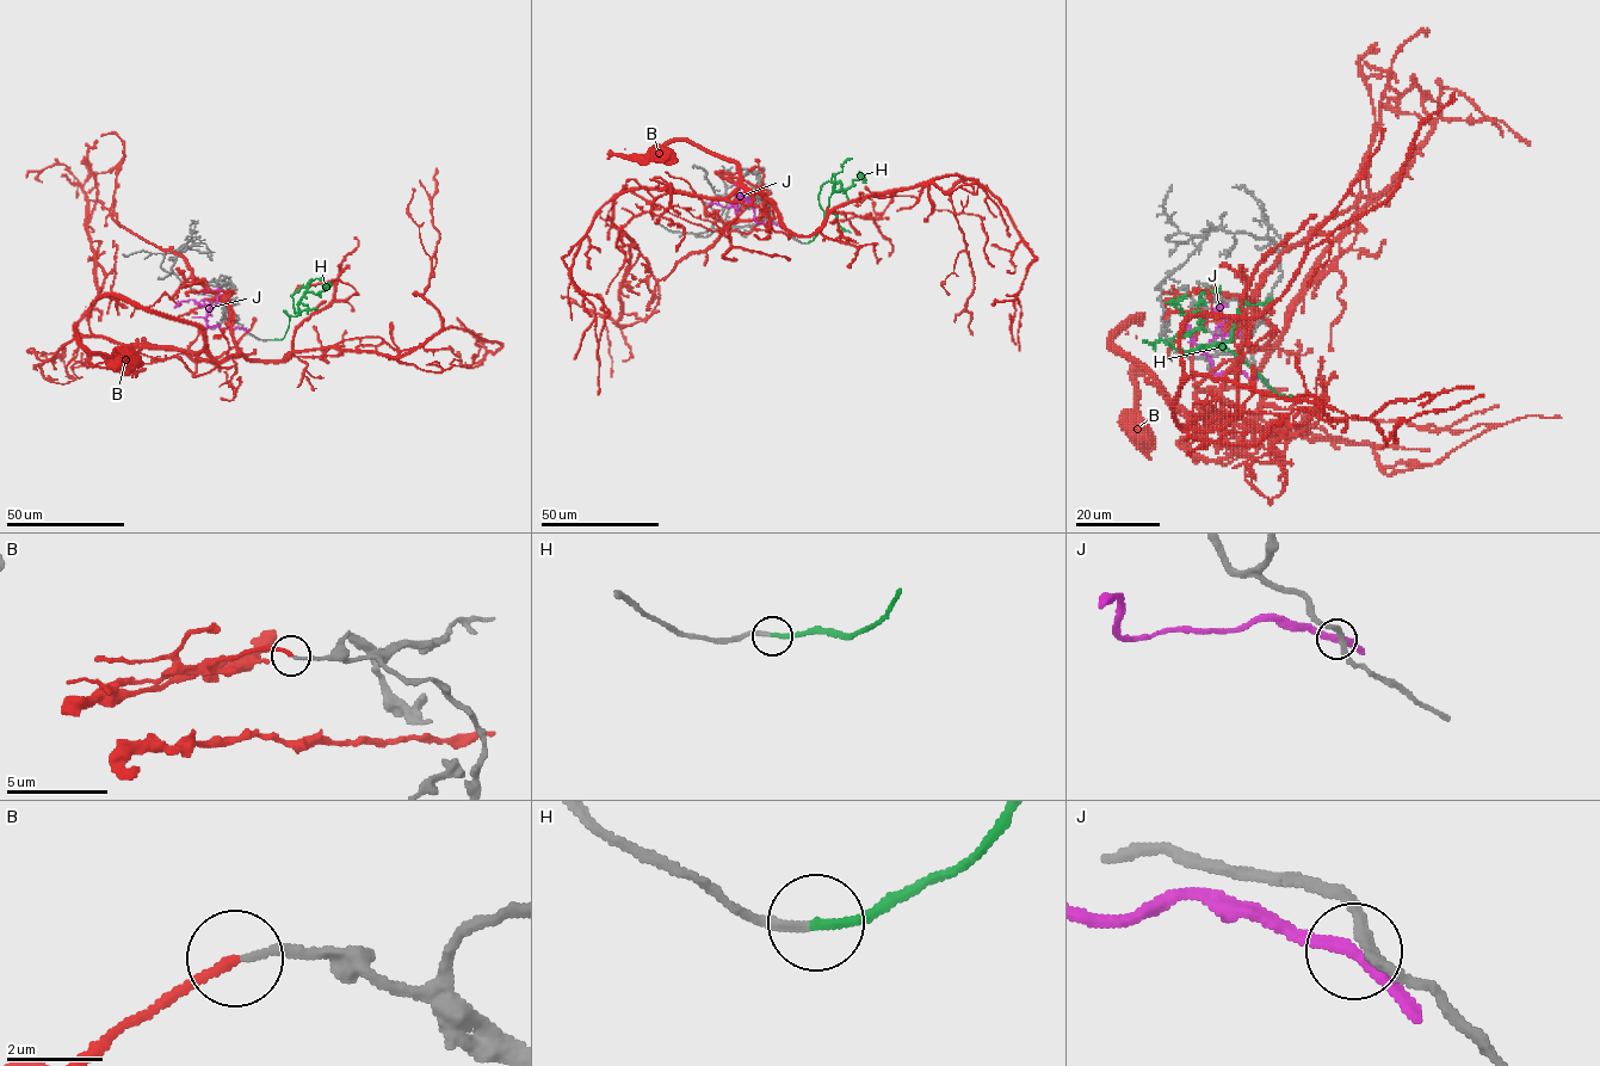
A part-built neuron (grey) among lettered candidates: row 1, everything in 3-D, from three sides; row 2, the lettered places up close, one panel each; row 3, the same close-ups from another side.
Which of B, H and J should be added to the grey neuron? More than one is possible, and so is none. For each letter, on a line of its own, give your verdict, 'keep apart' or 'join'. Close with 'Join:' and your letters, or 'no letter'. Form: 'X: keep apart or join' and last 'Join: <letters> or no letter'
B: keep apart
H: join
J: keep apart
Join: H

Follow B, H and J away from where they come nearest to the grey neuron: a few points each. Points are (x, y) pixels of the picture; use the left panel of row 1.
B: (207, 282), (197, 283), (223, 301), (246, 358), (411, 352), (443, 325), (417, 294), (439, 239), (437, 167)
H: (270, 340), (282, 339), (289, 327), (284, 310), (297, 315), (301, 297), (329, 287), (322, 284)
J: (246, 330), (209, 327), (205, 319), (210, 307), (193, 300), (180, 301), (174, 308)

